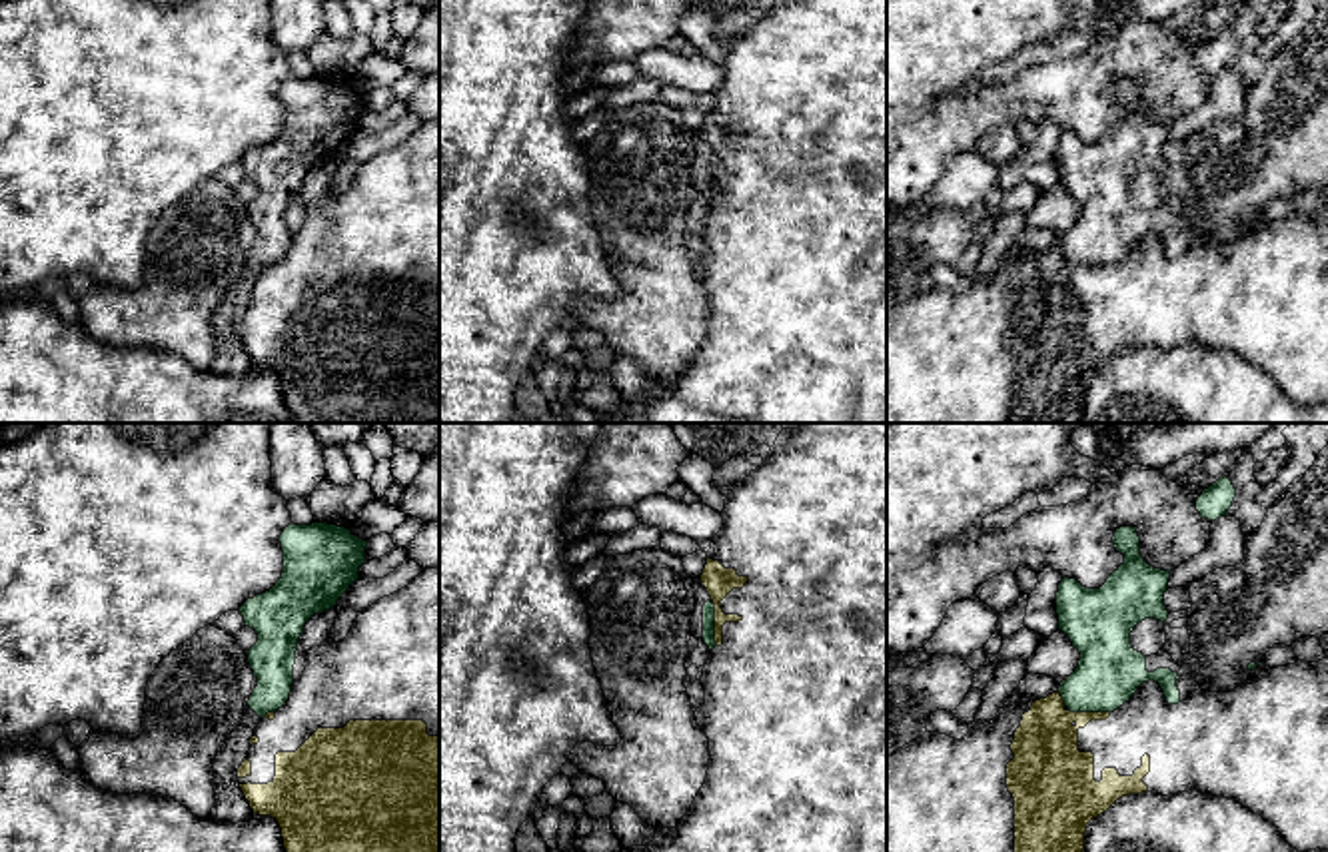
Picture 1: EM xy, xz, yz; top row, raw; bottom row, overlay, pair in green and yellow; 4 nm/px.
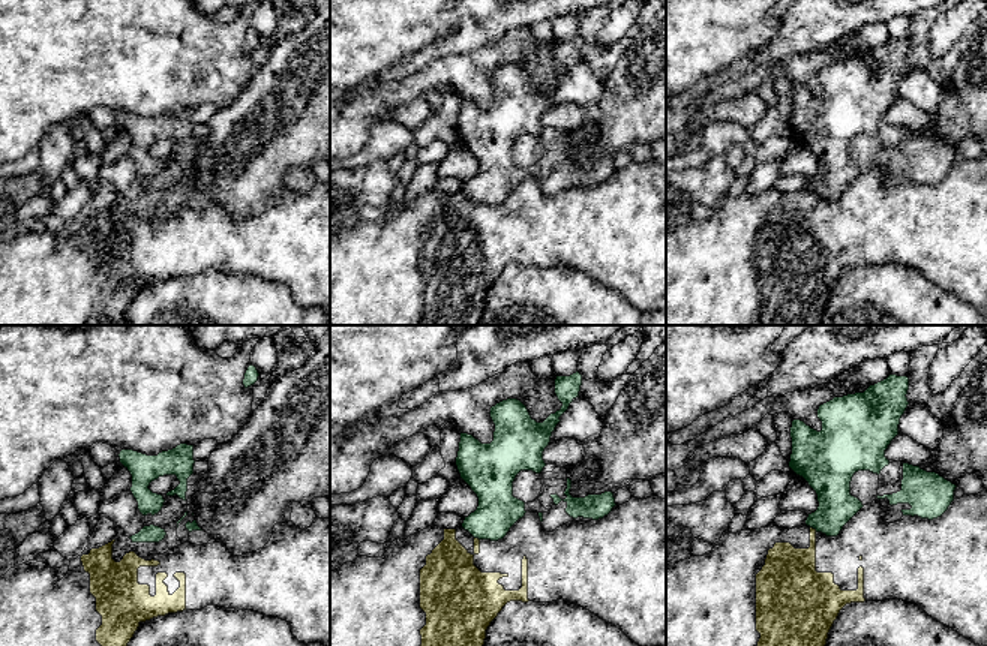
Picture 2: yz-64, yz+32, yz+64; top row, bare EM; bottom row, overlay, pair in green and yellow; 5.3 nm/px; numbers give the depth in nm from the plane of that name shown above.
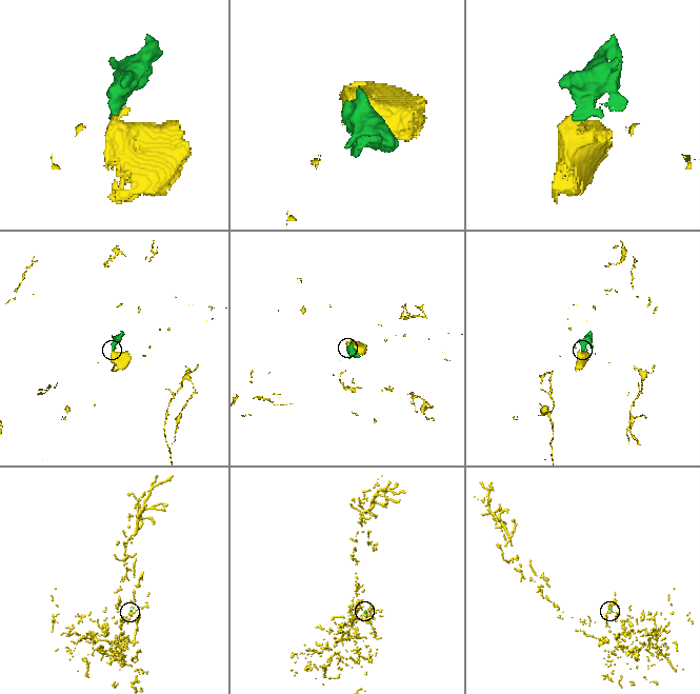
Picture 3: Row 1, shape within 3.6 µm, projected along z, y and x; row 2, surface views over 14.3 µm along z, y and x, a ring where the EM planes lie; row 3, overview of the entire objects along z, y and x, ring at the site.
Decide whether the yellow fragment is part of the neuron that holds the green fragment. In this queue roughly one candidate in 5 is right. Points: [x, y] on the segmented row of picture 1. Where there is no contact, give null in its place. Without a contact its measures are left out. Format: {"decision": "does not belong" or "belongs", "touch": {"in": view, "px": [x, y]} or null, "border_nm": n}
{"decision": "does not belong", "touch": {"in": "xz", "px": [713, 625]}, "border_nm": 180}

